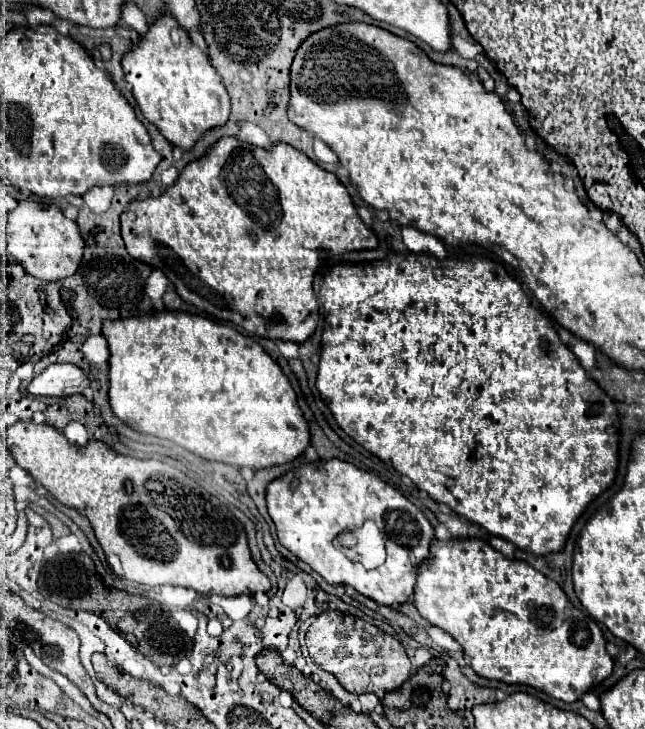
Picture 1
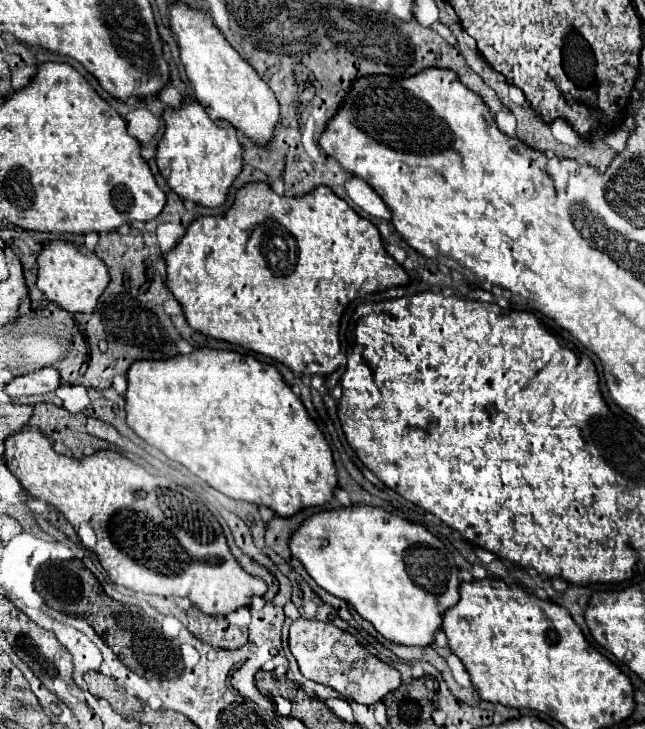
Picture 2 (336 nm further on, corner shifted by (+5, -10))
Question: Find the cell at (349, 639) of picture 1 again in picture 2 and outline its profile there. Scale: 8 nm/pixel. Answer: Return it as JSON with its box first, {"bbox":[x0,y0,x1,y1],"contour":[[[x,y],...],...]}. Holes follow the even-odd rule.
{"bbox":[289,618,401,706],"contour":[[[305,618],[295,620],[289,630],[289,650],[295,656],[299,670],[305,678],[325,684],[337,690],[347,700],[359,704],[367,704],[367,706],[377,704],[385,694],[401,686],[401,676],[397,668],[369,654],[349,632],[343,632],[333,624],[305,620]]]}

